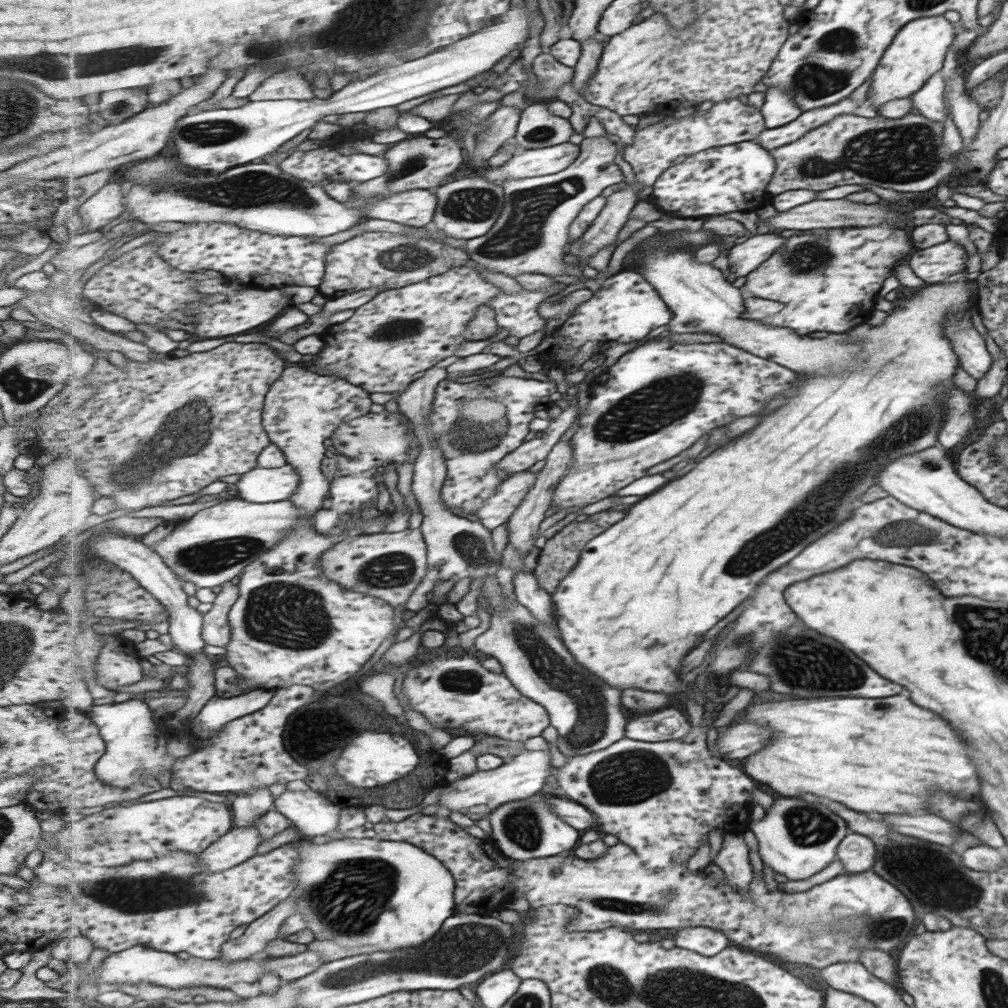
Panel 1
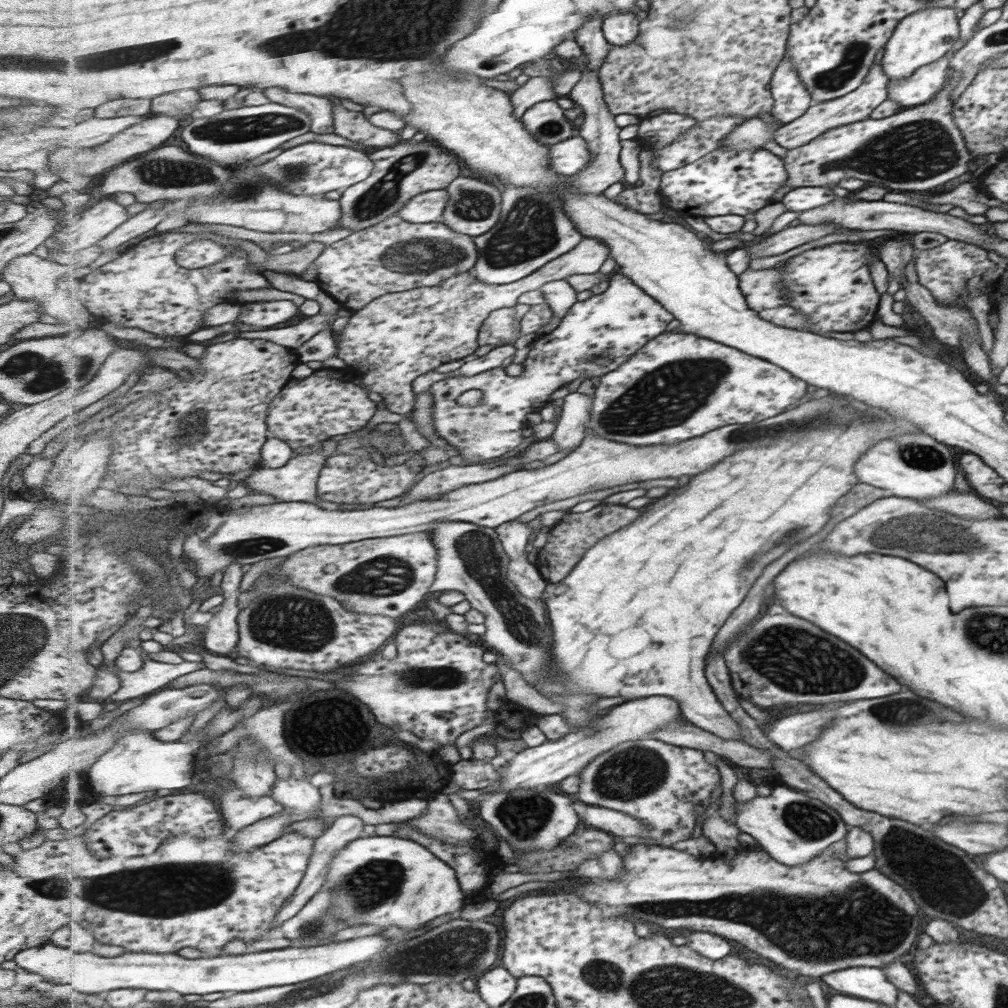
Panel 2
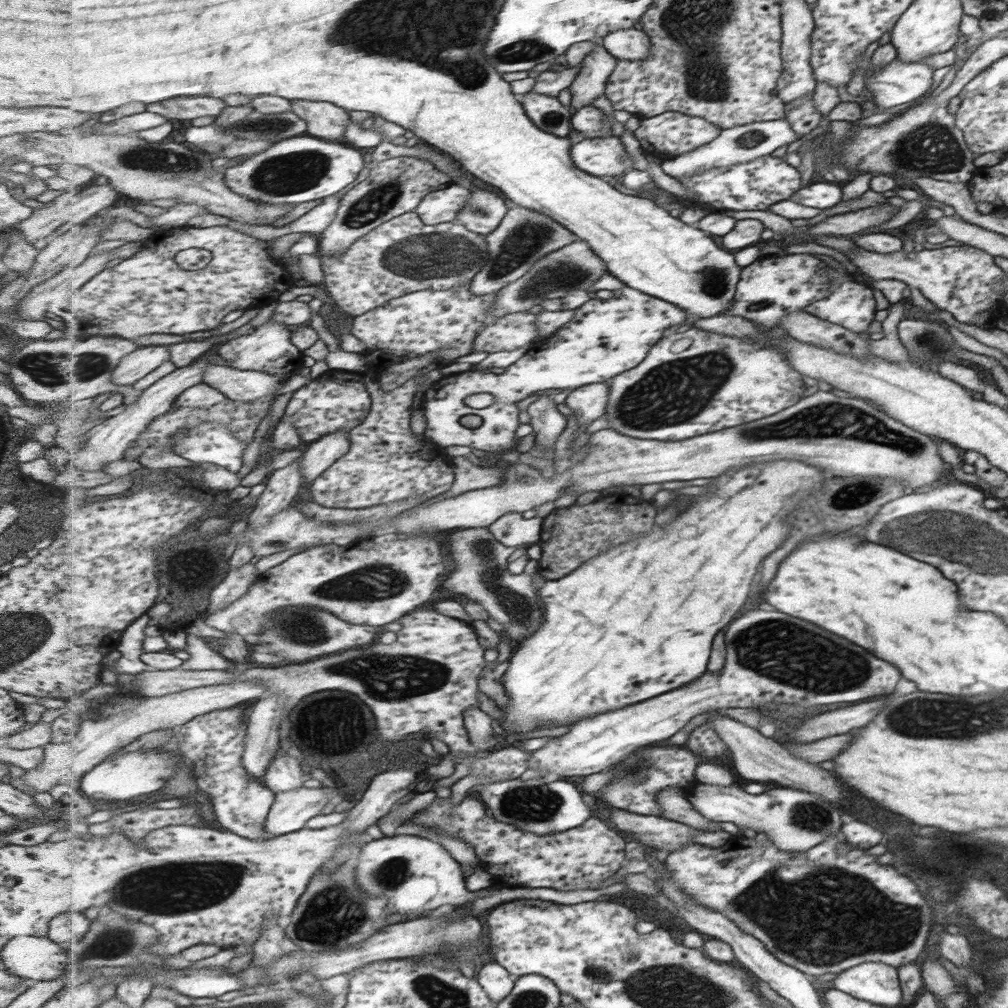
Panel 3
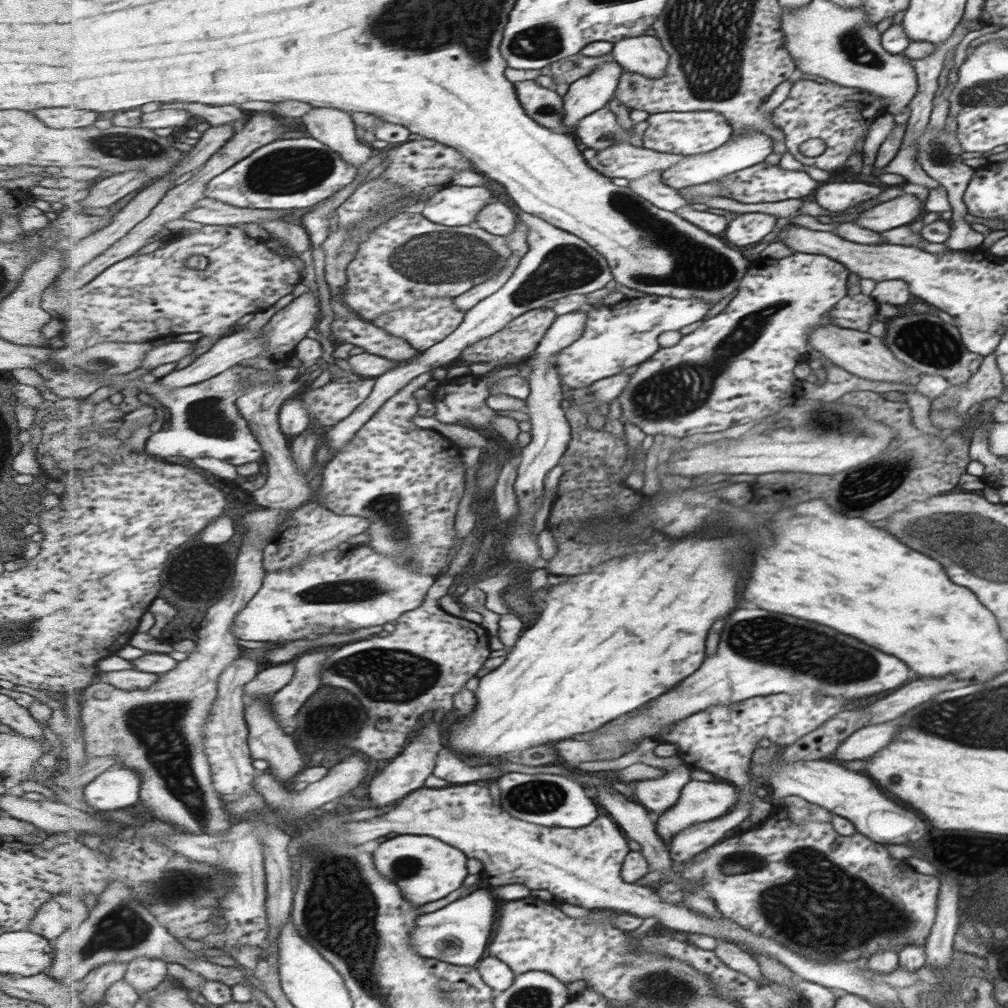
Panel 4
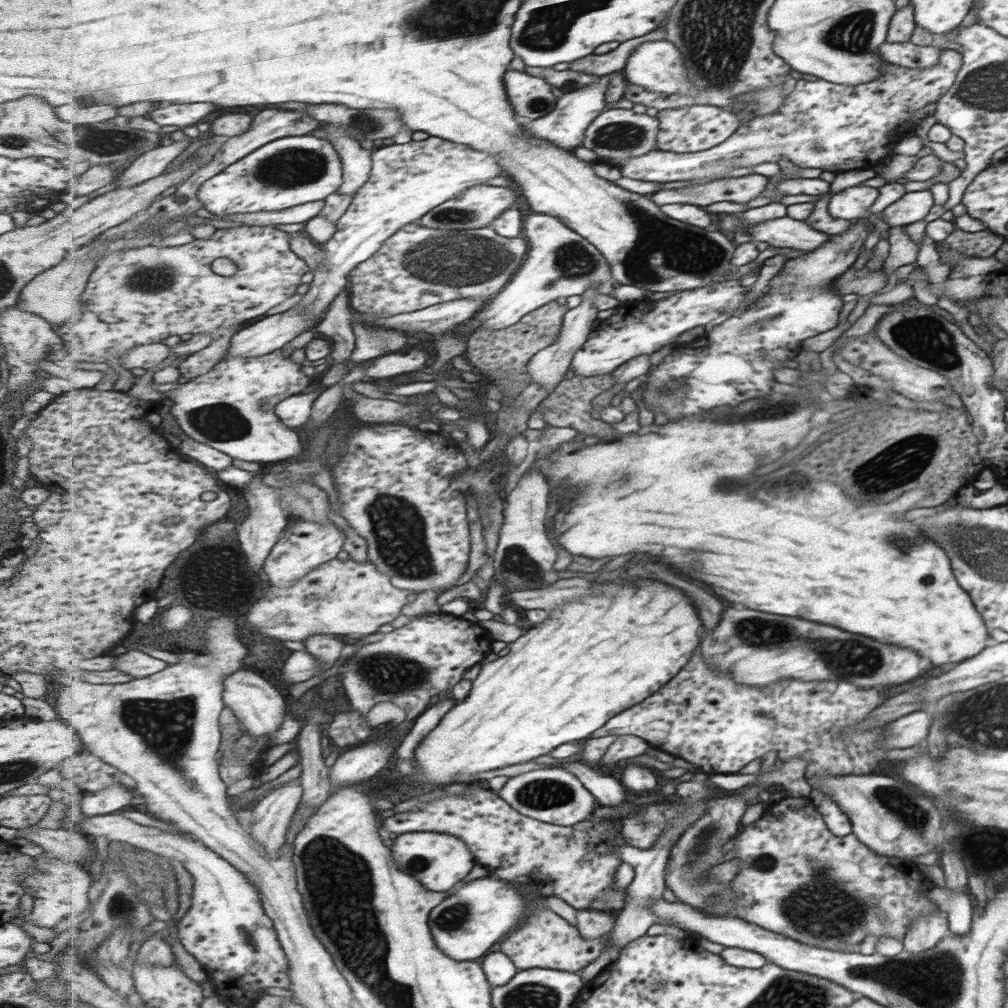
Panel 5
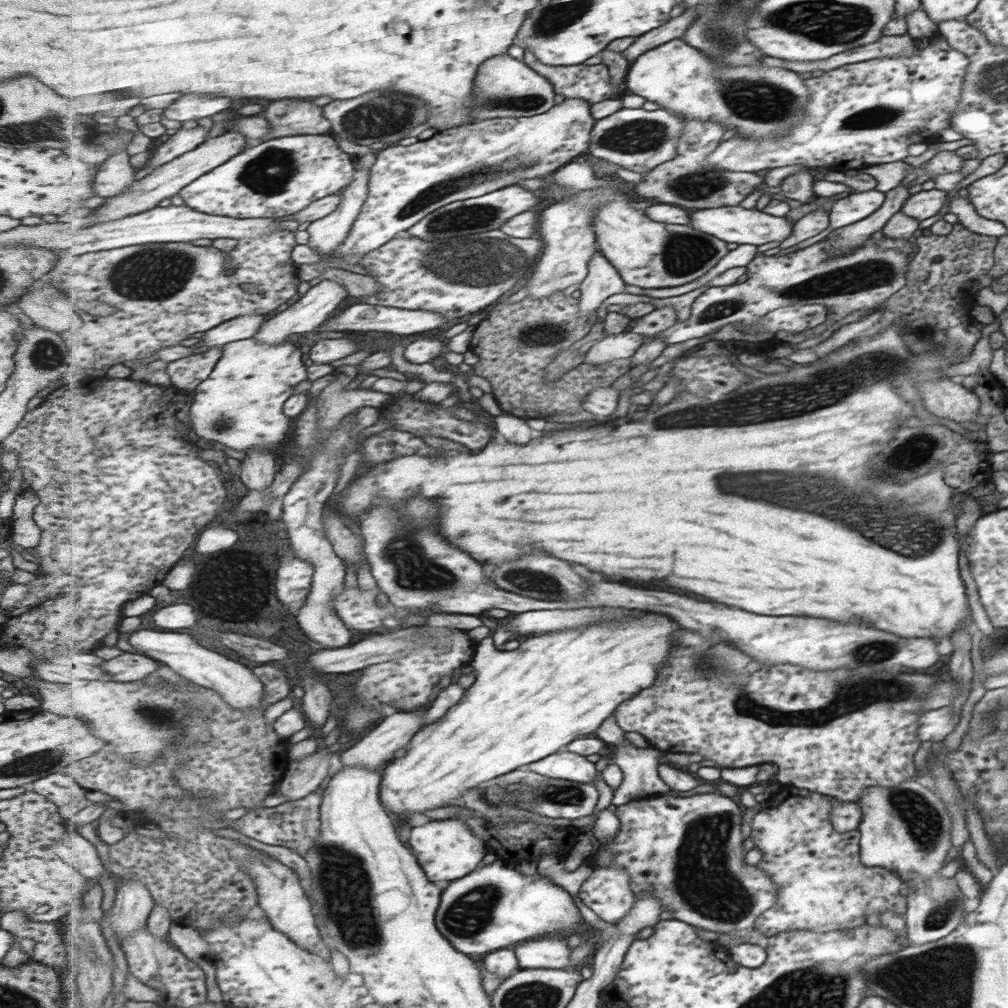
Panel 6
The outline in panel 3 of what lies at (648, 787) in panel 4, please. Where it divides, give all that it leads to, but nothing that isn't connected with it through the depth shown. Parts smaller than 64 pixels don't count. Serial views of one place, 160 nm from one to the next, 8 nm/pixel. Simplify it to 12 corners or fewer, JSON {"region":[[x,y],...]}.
{"region":[[679,788],[663,790],[663,816],[707,832],[722,830],[721,822],[705,818]]}

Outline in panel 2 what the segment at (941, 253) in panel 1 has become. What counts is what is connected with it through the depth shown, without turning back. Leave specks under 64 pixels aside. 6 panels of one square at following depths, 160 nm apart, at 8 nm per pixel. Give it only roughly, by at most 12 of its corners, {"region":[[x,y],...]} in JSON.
{"region":[[961,240],[915,256],[915,272],[938,304],[956,304],[969,278],[997,266]]}

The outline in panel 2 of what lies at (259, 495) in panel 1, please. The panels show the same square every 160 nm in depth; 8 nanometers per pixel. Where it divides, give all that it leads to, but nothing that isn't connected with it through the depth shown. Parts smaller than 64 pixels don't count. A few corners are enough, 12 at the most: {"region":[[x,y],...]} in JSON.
{"region":[[325,450],[297,454],[281,468],[257,468],[251,493],[319,502]]}

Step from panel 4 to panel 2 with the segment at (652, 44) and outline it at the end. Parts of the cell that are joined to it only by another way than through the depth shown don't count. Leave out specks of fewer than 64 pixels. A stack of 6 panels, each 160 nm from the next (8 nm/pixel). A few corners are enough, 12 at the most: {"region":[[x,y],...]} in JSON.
{"region":[[637,9],[612,12],[603,23],[613,46],[639,36]]}

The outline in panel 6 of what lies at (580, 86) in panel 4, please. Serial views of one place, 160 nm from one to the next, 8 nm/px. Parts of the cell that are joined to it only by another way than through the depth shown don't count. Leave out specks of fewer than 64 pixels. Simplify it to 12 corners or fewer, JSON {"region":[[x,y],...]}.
{"region":[[591,103],[379,151],[341,258],[589,151]]}

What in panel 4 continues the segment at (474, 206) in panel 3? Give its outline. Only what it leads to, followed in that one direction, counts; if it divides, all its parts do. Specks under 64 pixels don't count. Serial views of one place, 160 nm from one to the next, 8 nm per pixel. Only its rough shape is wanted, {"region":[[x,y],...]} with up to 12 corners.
{"region":[[503,202],[479,214],[477,226],[506,237],[518,225],[517,214]]}

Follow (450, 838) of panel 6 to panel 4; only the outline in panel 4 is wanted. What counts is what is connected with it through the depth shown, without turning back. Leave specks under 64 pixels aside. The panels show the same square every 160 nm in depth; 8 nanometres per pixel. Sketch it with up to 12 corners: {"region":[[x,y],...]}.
{"region":[[397,836],[373,853],[417,906],[459,890],[467,856],[439,838]]}

